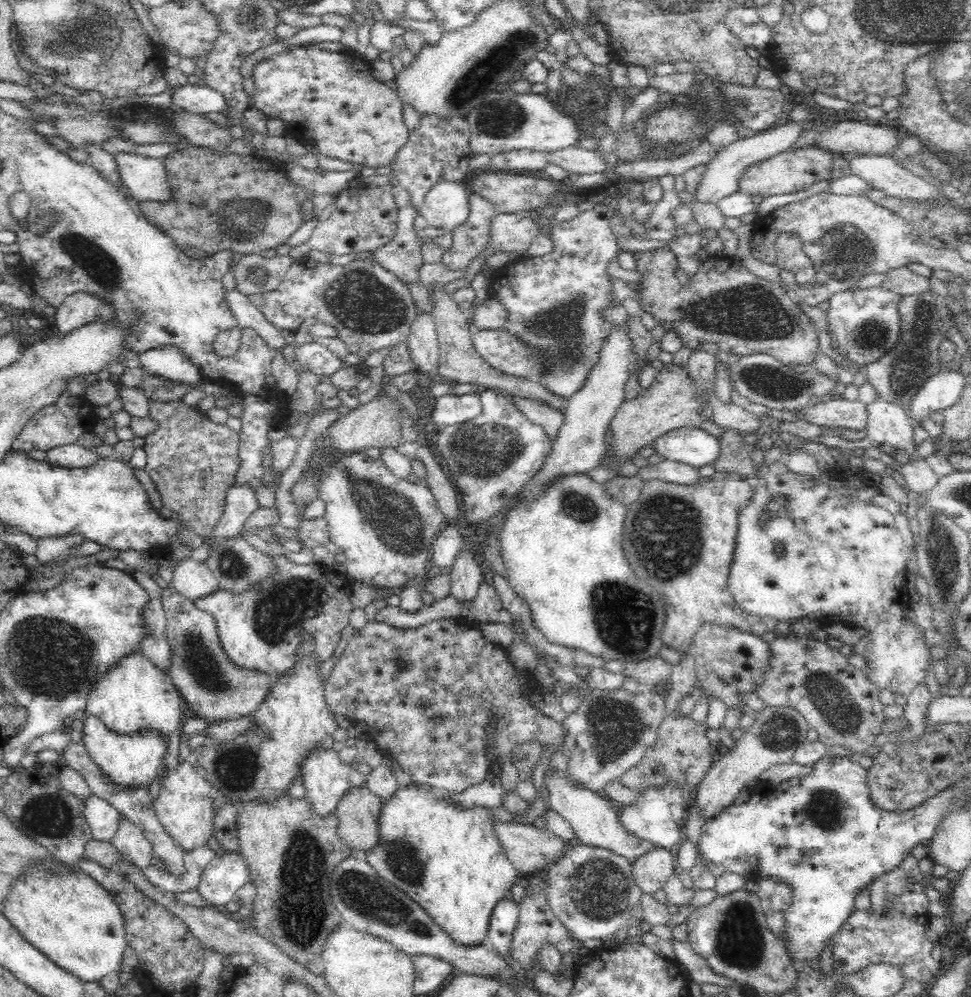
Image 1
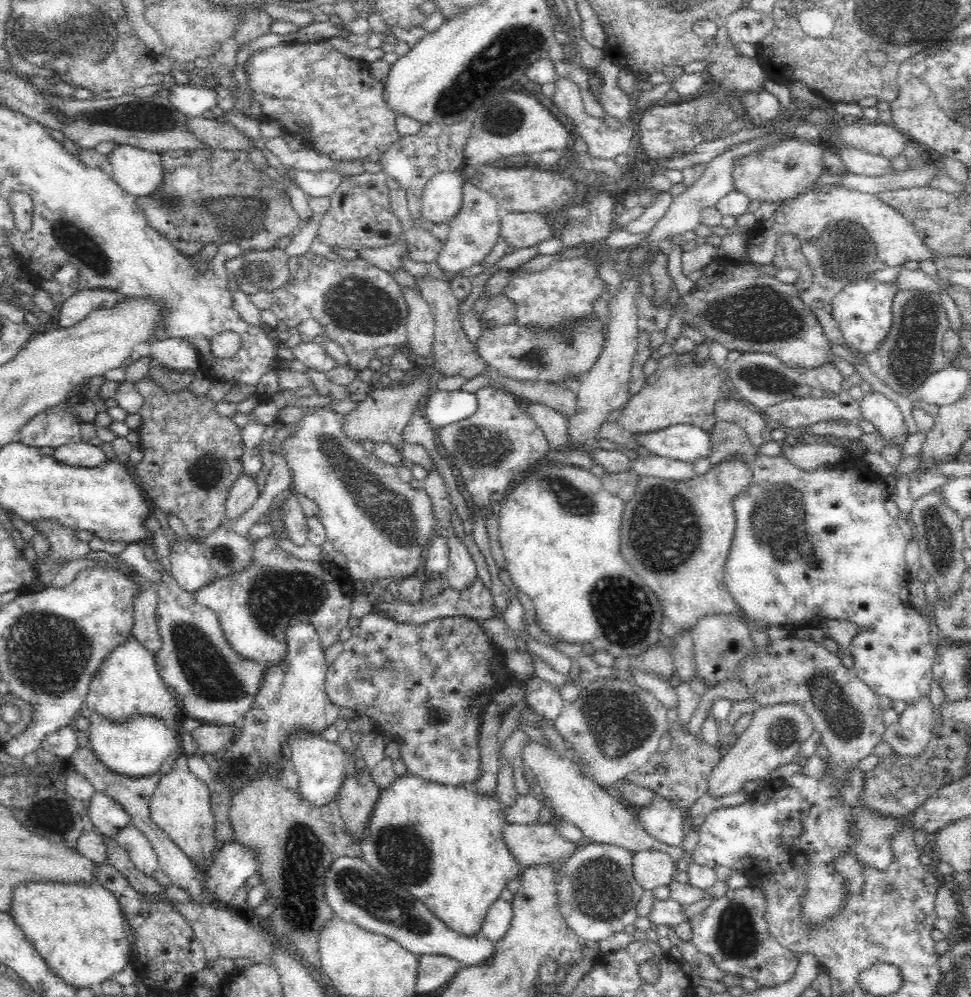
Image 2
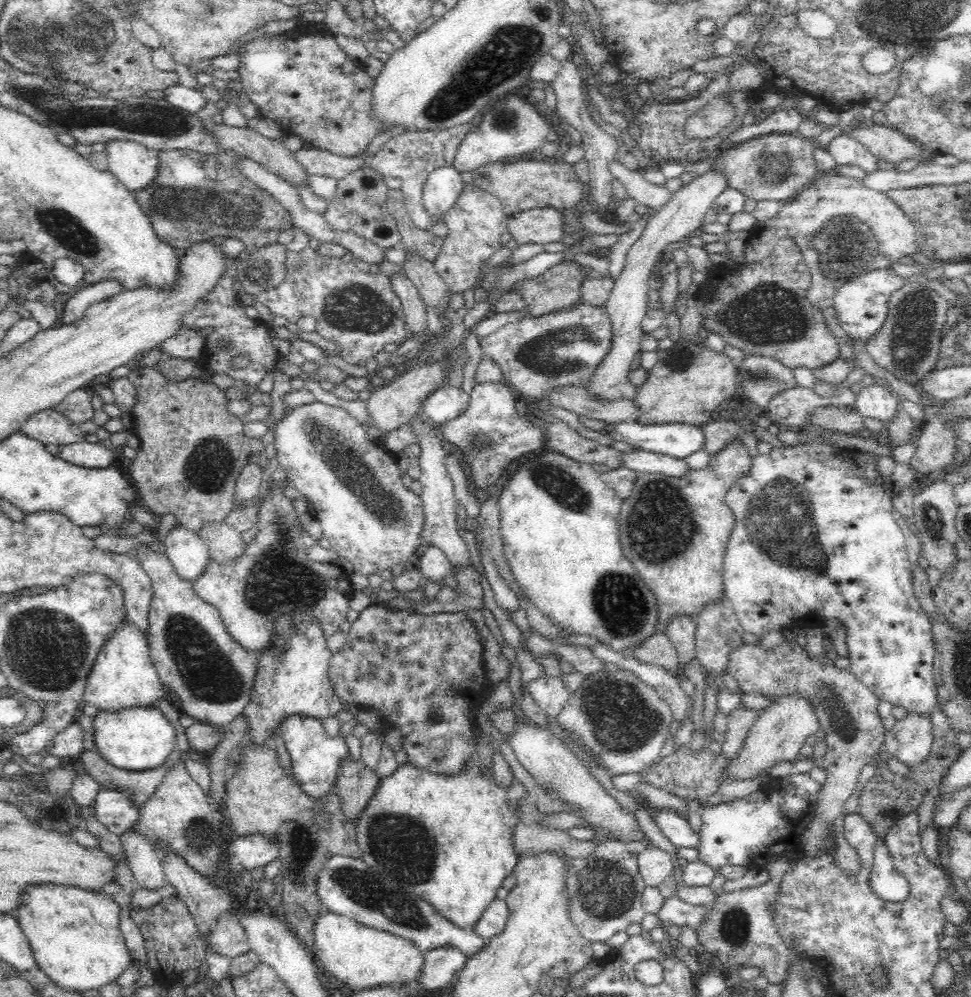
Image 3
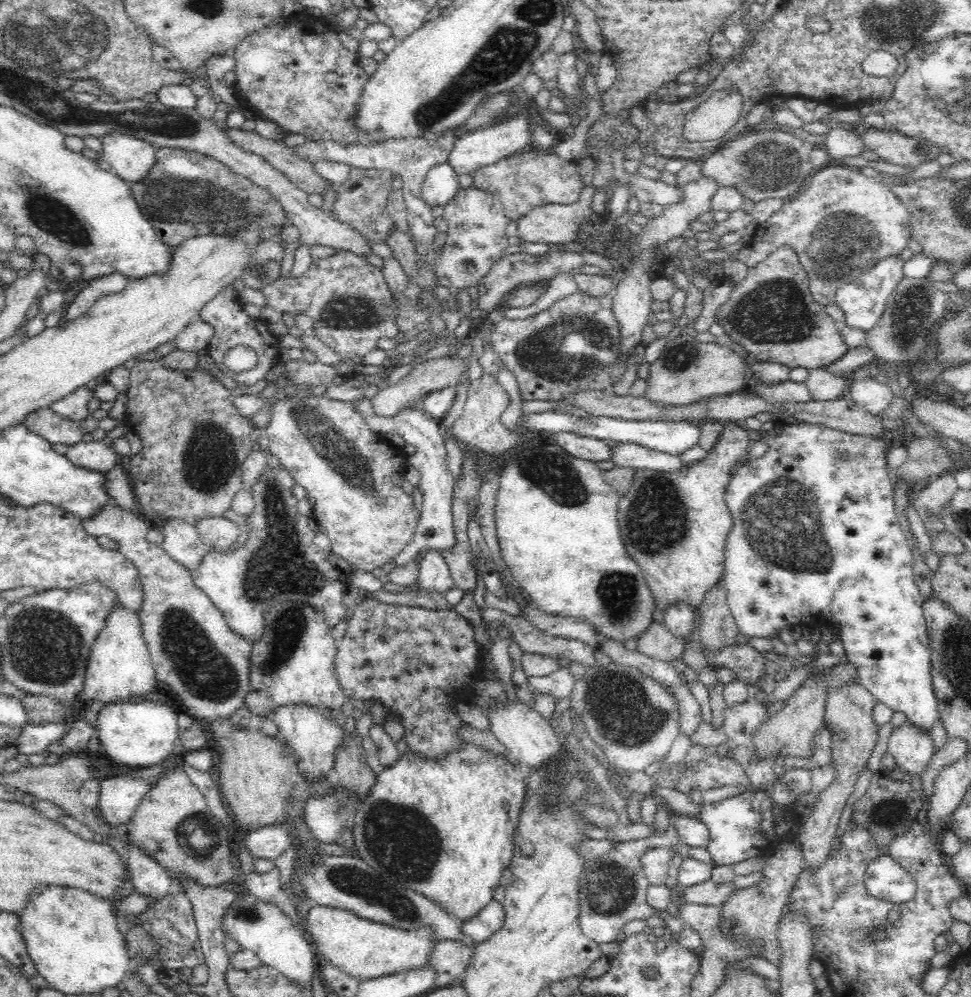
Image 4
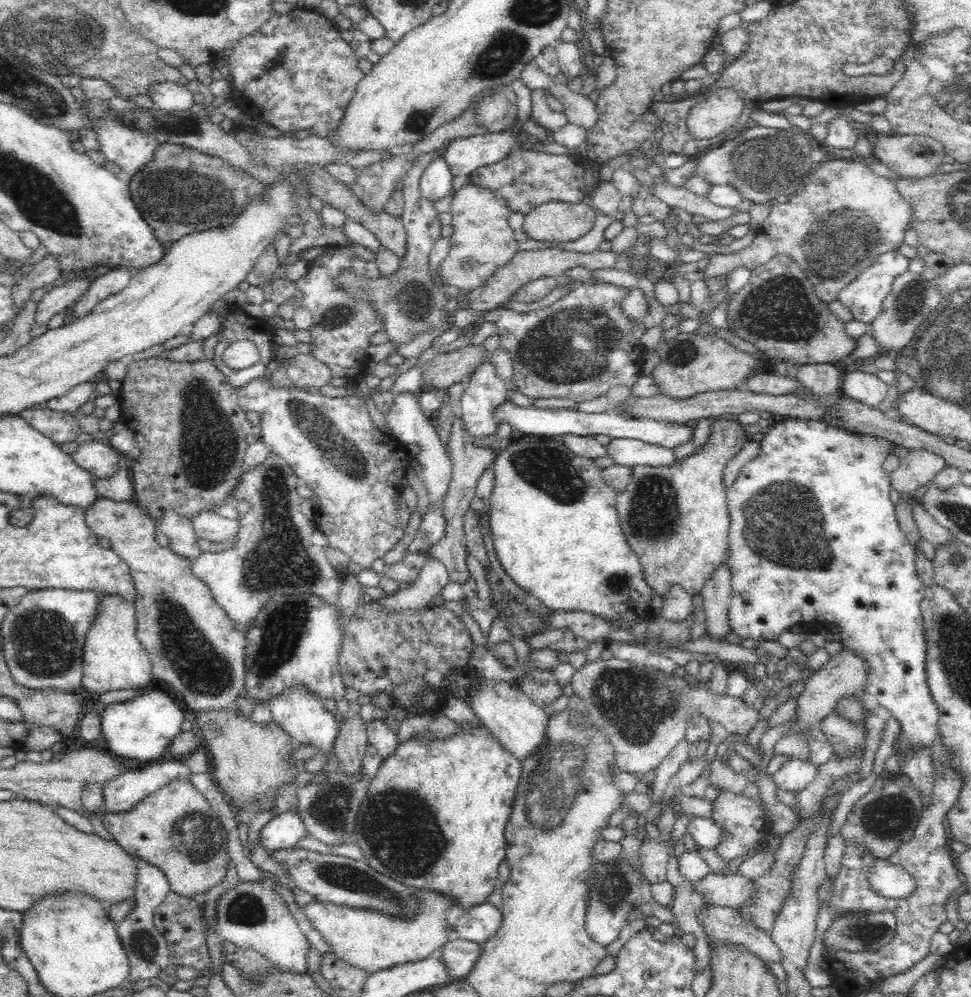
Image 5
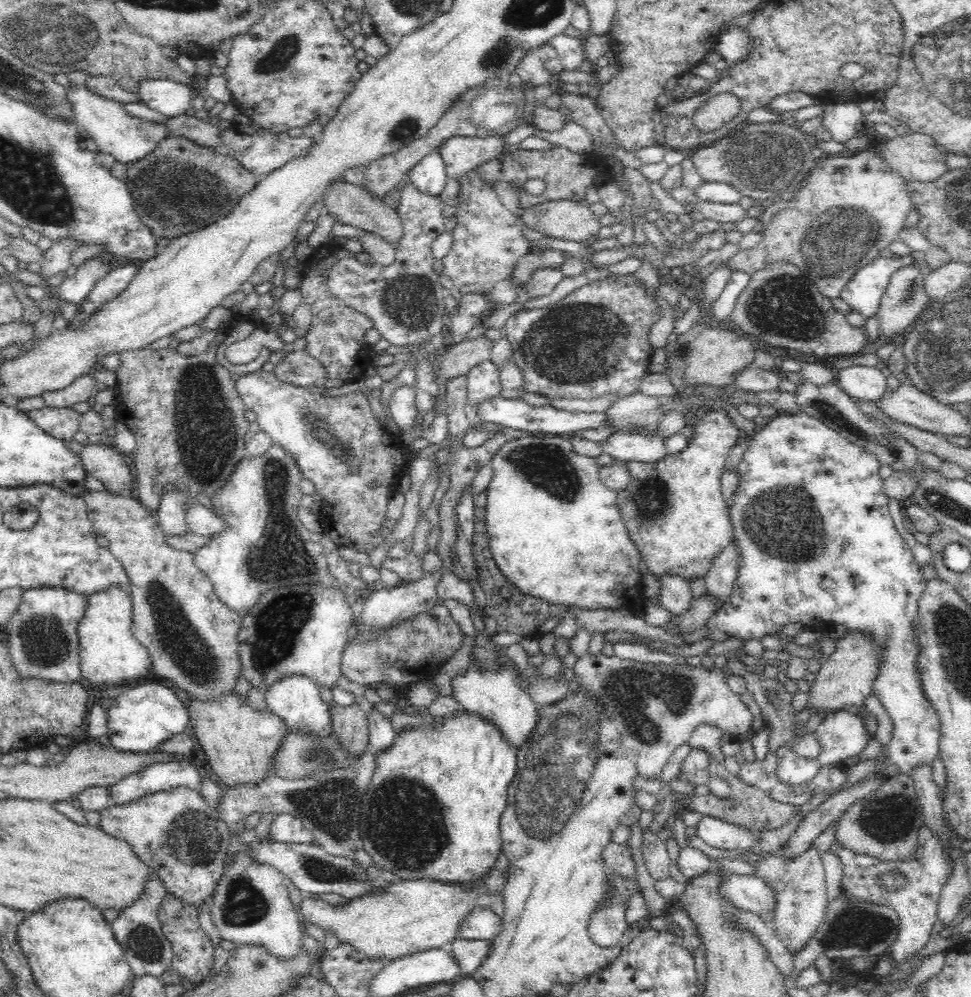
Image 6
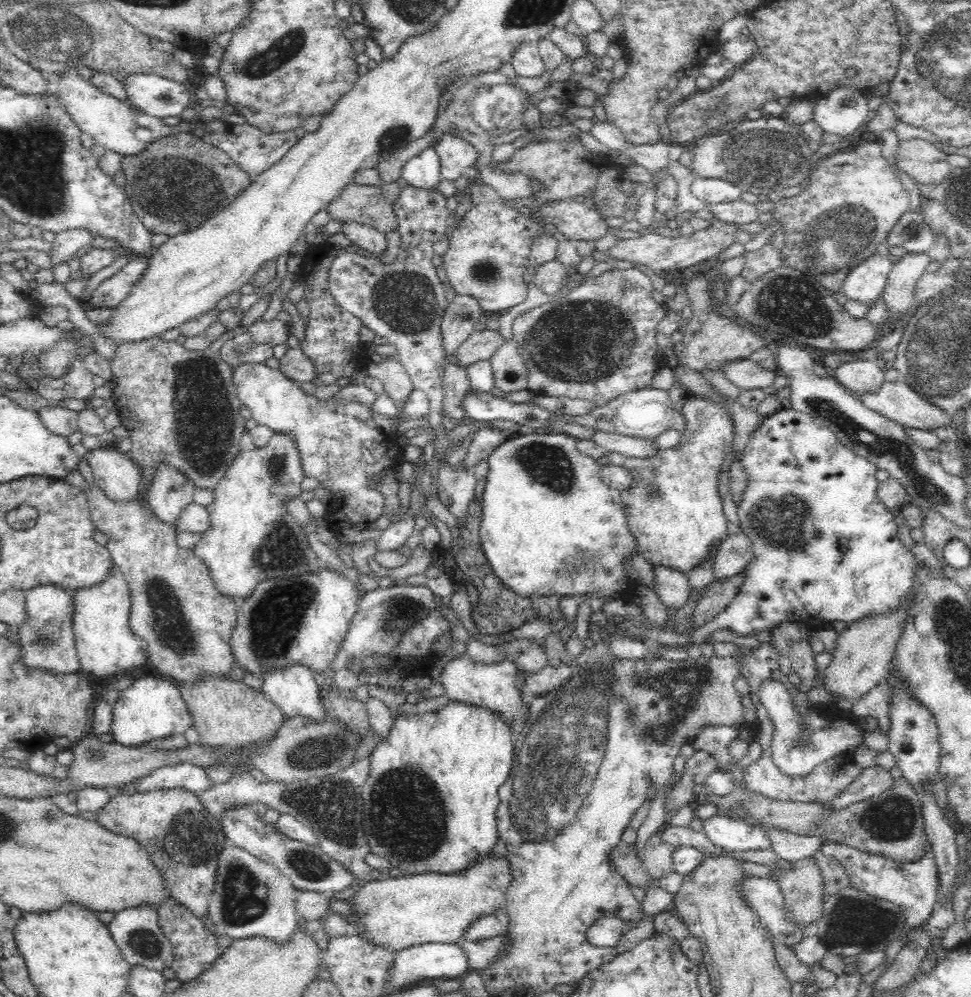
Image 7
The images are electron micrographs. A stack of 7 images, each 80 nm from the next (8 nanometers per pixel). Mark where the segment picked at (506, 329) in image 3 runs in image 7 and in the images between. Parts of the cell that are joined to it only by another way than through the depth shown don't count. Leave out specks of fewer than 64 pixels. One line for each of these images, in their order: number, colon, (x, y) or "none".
4: (572, 346)
5: (580, 347)
6: (594, 343)
7: (598, 342)

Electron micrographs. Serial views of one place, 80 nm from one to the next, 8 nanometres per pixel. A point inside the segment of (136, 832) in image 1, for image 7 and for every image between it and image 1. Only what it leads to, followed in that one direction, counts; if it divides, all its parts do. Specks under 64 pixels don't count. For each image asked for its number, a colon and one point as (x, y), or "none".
2: (140, 851)
3: (146, 866)
4: (148, 878)
5: (148, 951)
6: (138, 930)
7: (136, 932)

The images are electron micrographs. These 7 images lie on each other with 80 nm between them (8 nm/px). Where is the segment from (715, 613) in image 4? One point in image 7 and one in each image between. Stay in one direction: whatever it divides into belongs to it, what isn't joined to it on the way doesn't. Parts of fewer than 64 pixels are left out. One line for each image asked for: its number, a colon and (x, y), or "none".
5: (717, 590)
6: (719, 581)
7: (735, 552)

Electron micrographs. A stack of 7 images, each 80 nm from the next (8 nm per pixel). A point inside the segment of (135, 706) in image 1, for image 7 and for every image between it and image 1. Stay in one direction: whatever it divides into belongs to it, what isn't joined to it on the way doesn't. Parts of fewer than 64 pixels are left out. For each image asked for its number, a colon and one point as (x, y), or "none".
2: (127, 684)
3: (123, 675)
4: (119, 666)
5: (113, 659)
6: (109, 654)
7: (106, 644)

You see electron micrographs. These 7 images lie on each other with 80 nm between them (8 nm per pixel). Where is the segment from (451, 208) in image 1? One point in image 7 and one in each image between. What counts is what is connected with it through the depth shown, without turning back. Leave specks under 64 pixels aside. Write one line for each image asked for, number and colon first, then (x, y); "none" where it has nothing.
2: (442, 197)
3: (444, 184)
4: (441, 184)
5: (435, 182)
6: (428, 176)
7: (422, 171)

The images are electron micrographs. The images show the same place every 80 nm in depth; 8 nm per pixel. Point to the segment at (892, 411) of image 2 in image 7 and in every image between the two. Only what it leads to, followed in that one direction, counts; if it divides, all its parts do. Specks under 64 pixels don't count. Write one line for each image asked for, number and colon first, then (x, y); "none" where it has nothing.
3: (873, 400)
4: (872, 395)
5: (865, 387)
6: (862, 382)
7: (859, 375)

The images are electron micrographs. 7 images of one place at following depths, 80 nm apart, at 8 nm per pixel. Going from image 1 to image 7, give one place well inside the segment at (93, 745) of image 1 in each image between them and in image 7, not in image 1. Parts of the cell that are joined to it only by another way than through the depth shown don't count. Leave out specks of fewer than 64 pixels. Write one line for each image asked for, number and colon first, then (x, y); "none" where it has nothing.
2: (137, 747)
3: (141, 737)
4: (142, 733)
5: (141, 728)
6: (147, 713)
7: (152, 708)

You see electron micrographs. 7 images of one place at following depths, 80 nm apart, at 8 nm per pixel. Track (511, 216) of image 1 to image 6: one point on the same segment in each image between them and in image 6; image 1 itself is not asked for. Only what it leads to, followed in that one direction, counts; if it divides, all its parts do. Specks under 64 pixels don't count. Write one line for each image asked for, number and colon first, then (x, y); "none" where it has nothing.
2: (520, 230)
3: (539, 225)
4: (552, 224)
5: (556, 221)
6: (568, 220)

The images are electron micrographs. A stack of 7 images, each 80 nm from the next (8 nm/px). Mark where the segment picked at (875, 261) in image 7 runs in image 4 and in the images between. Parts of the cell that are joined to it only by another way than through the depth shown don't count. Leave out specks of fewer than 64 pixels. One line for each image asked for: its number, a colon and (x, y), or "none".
4: (863, 301)
5: (863, 296)
6: (864, 291)

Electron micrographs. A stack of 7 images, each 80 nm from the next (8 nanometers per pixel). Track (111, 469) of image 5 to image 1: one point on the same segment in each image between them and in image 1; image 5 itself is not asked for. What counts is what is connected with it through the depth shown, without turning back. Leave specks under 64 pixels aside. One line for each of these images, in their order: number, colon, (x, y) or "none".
1: (71, 456)
2: (82, 454)
3: (89, 455)
4: (95, 455)

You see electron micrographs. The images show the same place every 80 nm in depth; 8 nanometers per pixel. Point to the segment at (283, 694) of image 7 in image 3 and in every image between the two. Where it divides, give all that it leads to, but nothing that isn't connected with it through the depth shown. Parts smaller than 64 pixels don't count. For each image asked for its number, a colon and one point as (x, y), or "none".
3: (315, 755)
4: (314, 738)
5: (301, 714)
6: (296, 699)

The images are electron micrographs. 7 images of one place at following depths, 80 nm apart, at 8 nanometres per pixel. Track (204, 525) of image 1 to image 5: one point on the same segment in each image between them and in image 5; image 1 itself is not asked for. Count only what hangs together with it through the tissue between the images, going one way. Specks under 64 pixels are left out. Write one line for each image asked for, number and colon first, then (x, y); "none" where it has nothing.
2: (192, 455)
3: (192, 450)
4: (194, 441)
5: (192, 432)

